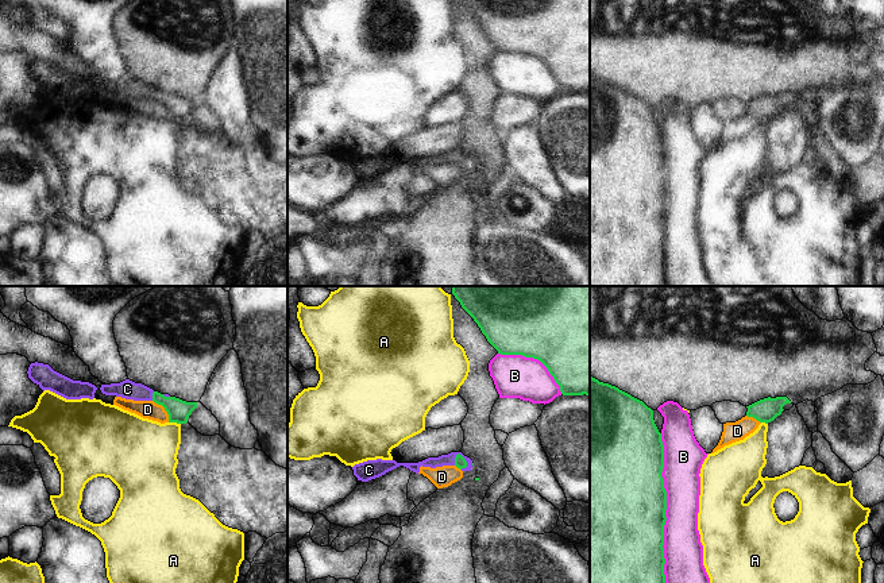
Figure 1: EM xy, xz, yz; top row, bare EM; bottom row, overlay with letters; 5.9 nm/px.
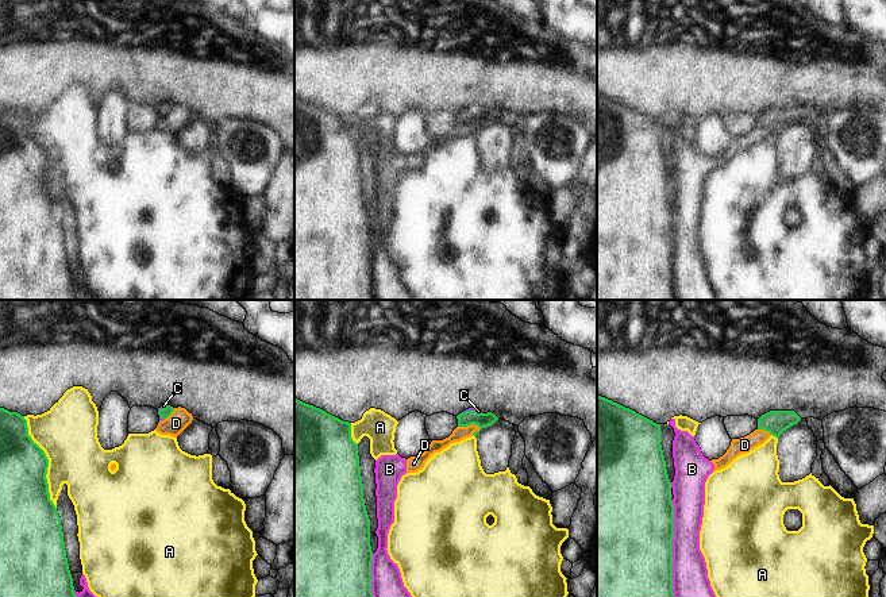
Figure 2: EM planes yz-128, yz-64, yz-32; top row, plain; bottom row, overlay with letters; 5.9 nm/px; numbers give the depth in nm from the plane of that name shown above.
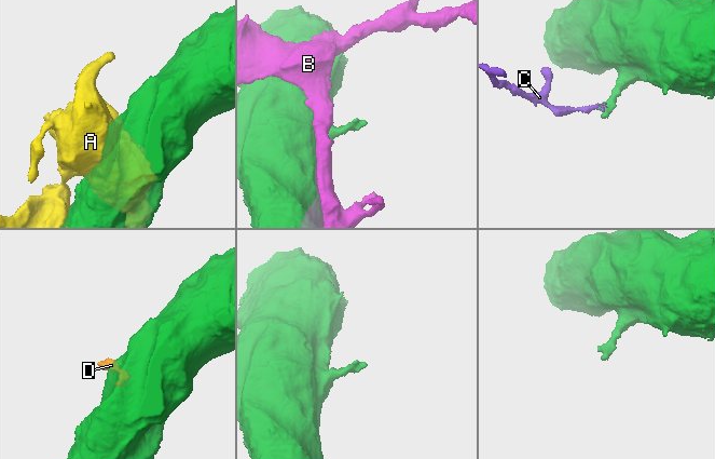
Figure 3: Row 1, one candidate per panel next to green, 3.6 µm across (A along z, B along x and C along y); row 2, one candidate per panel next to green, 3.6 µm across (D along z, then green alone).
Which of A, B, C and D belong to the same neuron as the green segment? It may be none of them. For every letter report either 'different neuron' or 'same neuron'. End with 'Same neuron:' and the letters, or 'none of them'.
A: different neuron
B: different neuron
C: same neuron
D: different neuron
Same neuron: C

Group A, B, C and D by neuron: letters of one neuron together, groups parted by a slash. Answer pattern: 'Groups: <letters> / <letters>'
Groups: A / B D / C.

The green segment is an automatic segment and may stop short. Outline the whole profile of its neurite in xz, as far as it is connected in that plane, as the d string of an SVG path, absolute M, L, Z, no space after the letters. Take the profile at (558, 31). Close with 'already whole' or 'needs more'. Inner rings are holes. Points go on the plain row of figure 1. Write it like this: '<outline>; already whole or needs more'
M460 0L501 53L540 58L563 93L590 93L590 0Z; already whole

